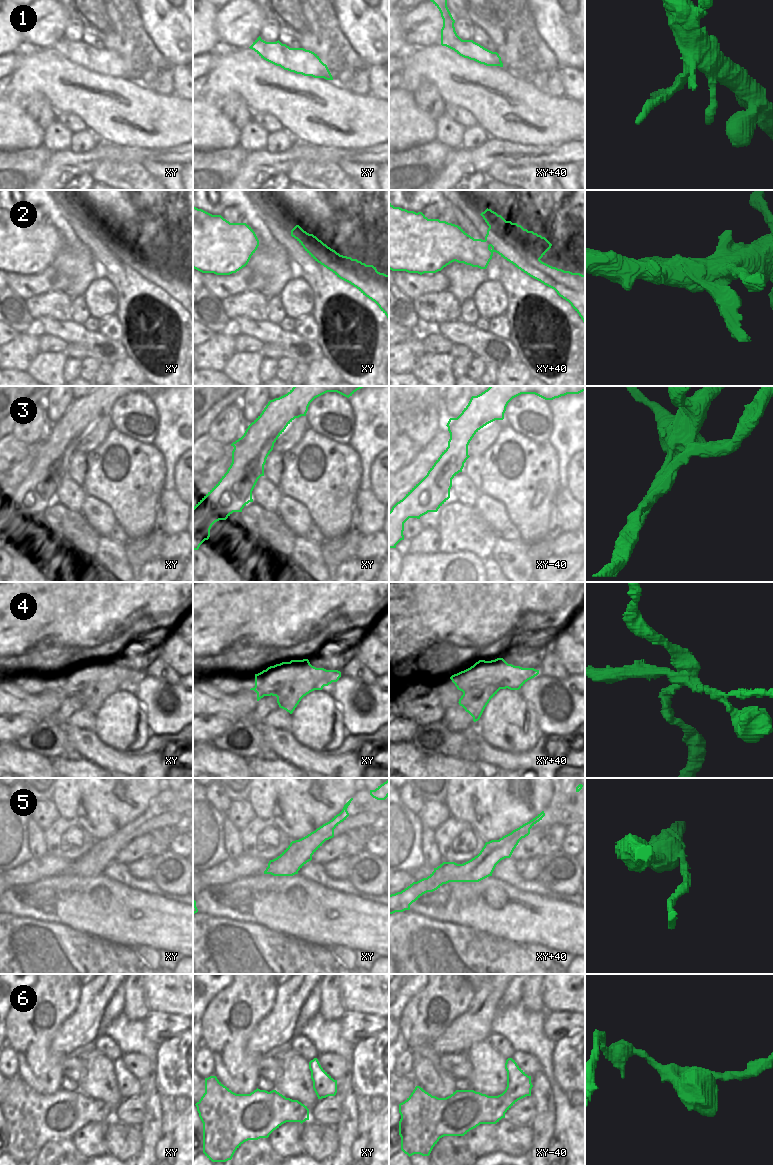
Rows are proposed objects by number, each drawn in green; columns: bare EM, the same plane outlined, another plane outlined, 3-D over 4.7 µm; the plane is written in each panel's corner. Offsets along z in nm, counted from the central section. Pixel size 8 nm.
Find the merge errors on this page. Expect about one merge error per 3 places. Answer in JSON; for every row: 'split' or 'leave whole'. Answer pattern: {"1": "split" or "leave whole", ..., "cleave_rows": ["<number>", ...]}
{"1": "leave whole", "2": "leave whole", "3": "split", "4": "split", "5": "split", "6": "leave whole", "cleave_rows": ["3", "4", "5"]}

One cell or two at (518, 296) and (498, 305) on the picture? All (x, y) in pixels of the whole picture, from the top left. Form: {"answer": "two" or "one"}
{"answer": "two"}

